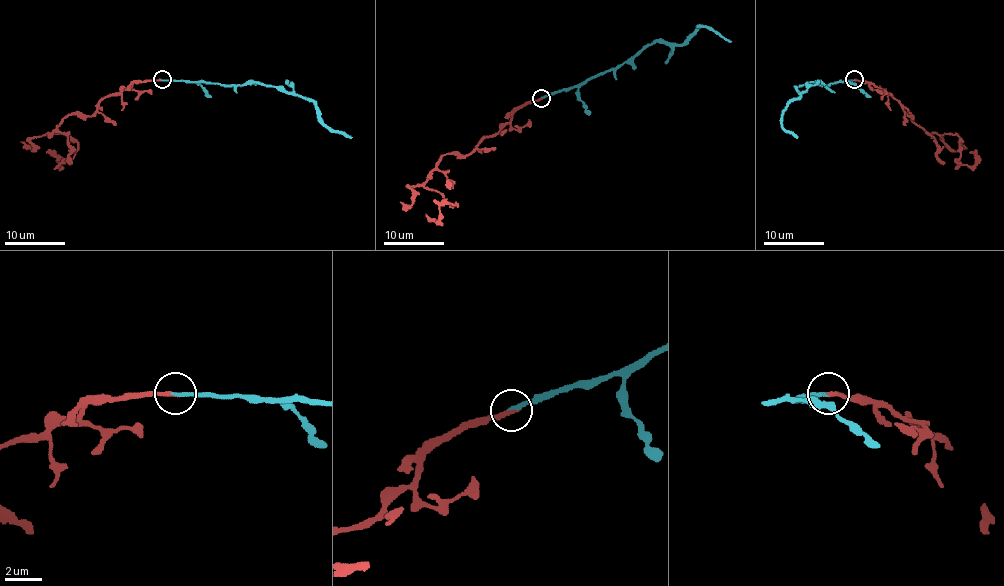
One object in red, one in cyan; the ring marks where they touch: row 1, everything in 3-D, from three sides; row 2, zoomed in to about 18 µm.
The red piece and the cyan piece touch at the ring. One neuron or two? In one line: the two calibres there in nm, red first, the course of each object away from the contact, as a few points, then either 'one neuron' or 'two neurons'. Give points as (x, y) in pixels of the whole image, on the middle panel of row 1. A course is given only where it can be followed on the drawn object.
calibres 240 and 170 nm; course red (541, 98), (524, 102), (468, 154), (444, 154), (424, 185), (456, 204), (443, 204), (437, 219), (426, 214); course cyan (541, 98), (582, 86), (630, 61), (647, 46), (662, 42), (679, 45), (700, 27), (707, 27), (732, 42); one neuron

